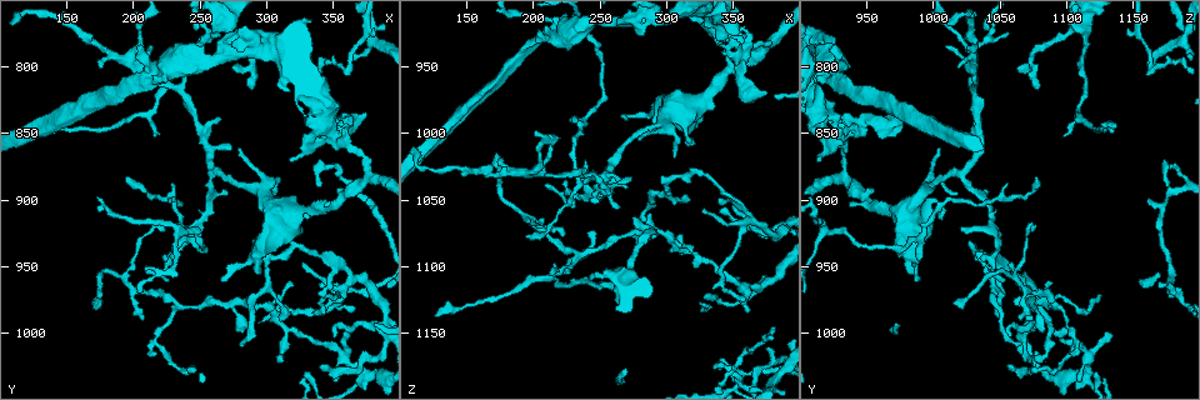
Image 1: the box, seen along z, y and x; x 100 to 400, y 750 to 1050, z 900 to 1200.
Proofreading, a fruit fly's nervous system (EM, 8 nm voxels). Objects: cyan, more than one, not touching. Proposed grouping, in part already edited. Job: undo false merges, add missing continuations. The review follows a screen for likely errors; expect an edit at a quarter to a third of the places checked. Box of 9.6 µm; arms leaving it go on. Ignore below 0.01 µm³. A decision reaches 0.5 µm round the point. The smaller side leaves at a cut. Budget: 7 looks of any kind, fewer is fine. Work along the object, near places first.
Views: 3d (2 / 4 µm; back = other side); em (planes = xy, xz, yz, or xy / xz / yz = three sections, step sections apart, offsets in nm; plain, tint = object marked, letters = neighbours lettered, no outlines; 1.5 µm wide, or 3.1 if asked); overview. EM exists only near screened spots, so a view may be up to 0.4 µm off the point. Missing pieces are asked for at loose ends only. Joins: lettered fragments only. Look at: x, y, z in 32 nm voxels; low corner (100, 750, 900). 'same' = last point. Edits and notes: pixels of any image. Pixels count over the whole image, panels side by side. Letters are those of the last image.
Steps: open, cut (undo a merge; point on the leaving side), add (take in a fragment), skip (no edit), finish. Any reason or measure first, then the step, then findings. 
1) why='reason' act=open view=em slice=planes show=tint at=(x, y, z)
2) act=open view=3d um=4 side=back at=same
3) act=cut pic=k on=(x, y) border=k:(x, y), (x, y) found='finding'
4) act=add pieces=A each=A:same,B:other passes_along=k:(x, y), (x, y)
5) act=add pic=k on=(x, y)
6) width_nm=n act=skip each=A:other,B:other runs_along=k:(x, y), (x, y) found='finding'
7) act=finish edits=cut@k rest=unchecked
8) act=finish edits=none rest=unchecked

why='branch stops here' act=open view=em slice=xy step=8 show=letters at=(350, 1036, 1108)

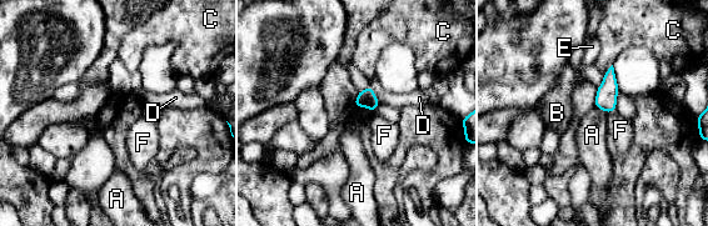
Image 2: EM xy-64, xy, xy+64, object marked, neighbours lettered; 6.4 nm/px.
why='cut it another way' act=open view=em slice=planes show=letters at=same

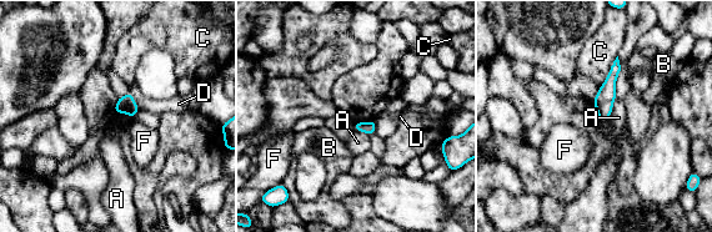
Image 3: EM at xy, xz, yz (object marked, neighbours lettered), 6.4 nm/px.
act=skip each=A:other,B:other,C:other,D:other,F:other found='no lettered fragment goes on from it'

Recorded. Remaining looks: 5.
why='an open end' act=open view=em slice=planes show=tint at=(340, 972, 1050)

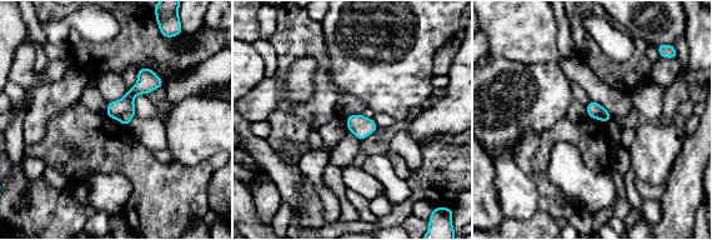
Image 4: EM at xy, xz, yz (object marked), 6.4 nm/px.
act=open view=em slice=planes show=letters at=same

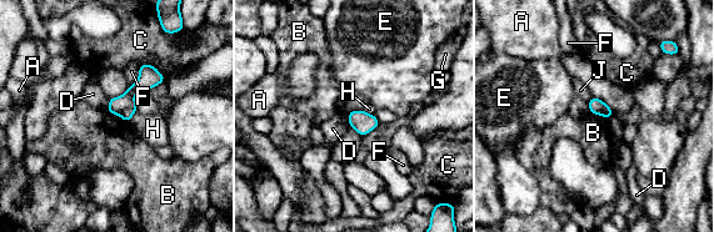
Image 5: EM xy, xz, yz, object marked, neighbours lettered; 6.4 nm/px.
width_nm=100 act=skip each=A:other,B:other,C:other,D:other,E:other,F:other,G:other,H:other,J:other found='none of them fits'

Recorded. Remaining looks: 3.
why='free end' act=open view=3d um=4 at=(172, 976, 1016)

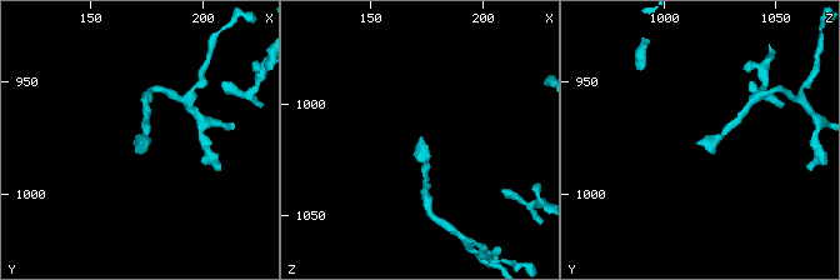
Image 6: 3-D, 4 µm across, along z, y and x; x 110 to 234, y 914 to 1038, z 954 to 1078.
why='now the EM' act=open view=em slice=xz step=8 show=tint at=(173, 978, 1014)

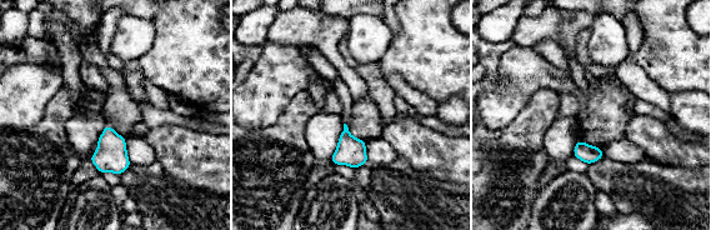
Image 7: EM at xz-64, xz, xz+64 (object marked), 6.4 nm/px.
why='another direction' act=open view=em slice=planes show=letters at=same

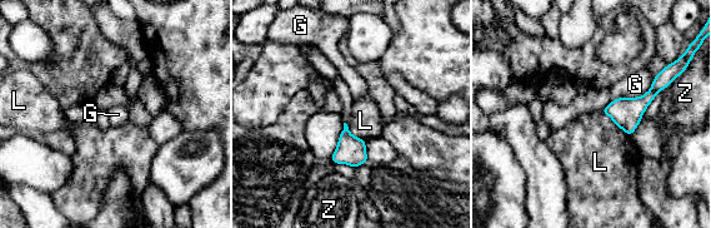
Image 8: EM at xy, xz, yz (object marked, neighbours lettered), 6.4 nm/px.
width_nm=110 act=skip each=G:other,L:other,Z:other border=8:(599, 110), (605, 113), (630, 137) found='no lettered fragment goes on from it'

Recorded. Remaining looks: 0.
act=finish edits=none rest=unchecked

